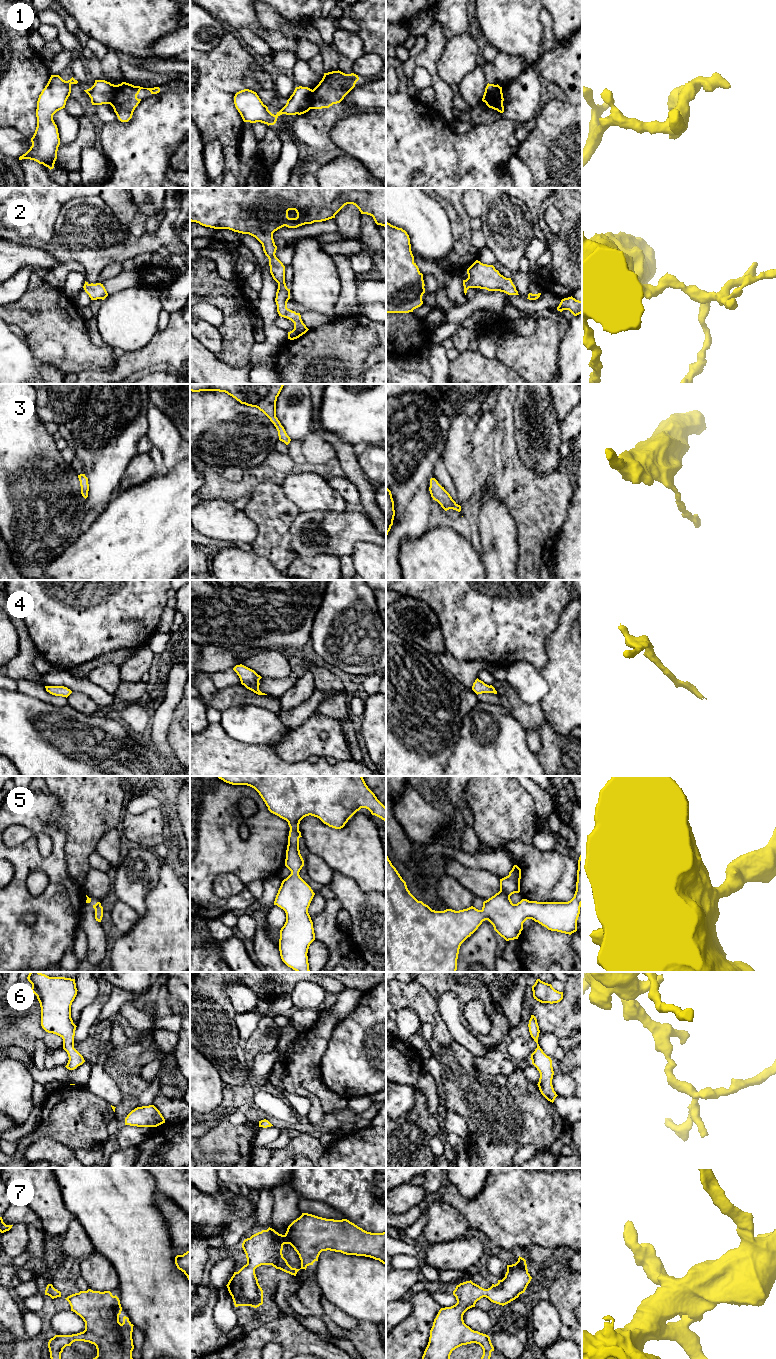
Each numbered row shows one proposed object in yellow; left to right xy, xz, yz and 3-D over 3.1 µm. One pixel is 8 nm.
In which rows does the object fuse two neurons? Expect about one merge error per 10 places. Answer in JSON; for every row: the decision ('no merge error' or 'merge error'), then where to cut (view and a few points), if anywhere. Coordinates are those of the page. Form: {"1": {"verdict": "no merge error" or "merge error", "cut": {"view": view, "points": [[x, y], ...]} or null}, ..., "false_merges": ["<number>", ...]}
{"1": {"verdict": "merge error", "cut": {"view": "xz", "points": [[313, 90], [310, 96], [310, 105], [306, 111]]}}, "2": {"verdict": "no merge error", "cut": null}, "3": {"verdict": "no merge error", "cut": null}, "4": {"verdict": "no merge error", "cut": null}, "5": {"verdict": "no merge error", "cut": null}, "6": {"verdict": "no merge error", "cut": null}, "7": {"verdict": "no merge error", "cut": null}, "false_merges": ["1"]}

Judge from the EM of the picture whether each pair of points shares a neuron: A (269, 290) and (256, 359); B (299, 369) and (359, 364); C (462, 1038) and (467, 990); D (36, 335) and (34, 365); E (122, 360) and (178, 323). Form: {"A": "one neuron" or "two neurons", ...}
{"A": "one neuron", "B": "one neuron", "C": "two neurons", "D": "two neurons", "E": "one neuron"}

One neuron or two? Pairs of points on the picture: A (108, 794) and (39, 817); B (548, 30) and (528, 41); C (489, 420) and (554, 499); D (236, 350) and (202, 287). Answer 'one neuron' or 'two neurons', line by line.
A: two neurons
B: two neurons
C: two neurons
D: one neuron

